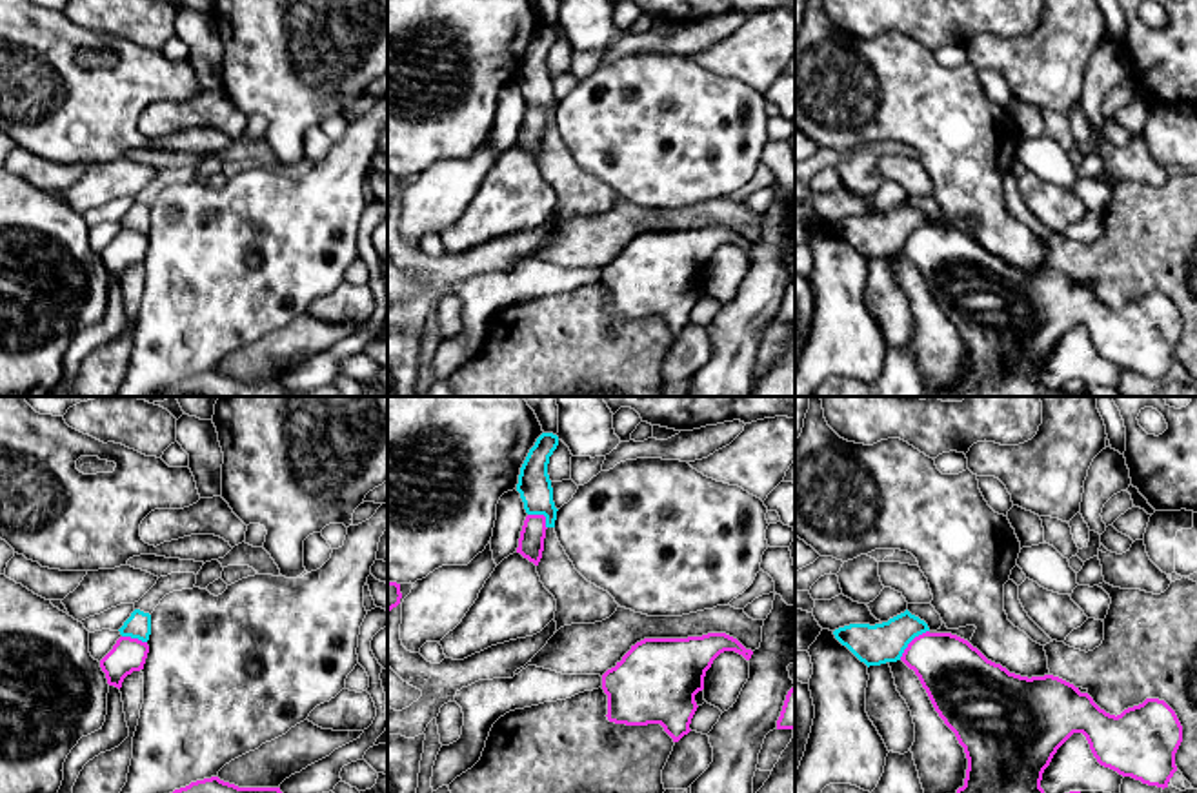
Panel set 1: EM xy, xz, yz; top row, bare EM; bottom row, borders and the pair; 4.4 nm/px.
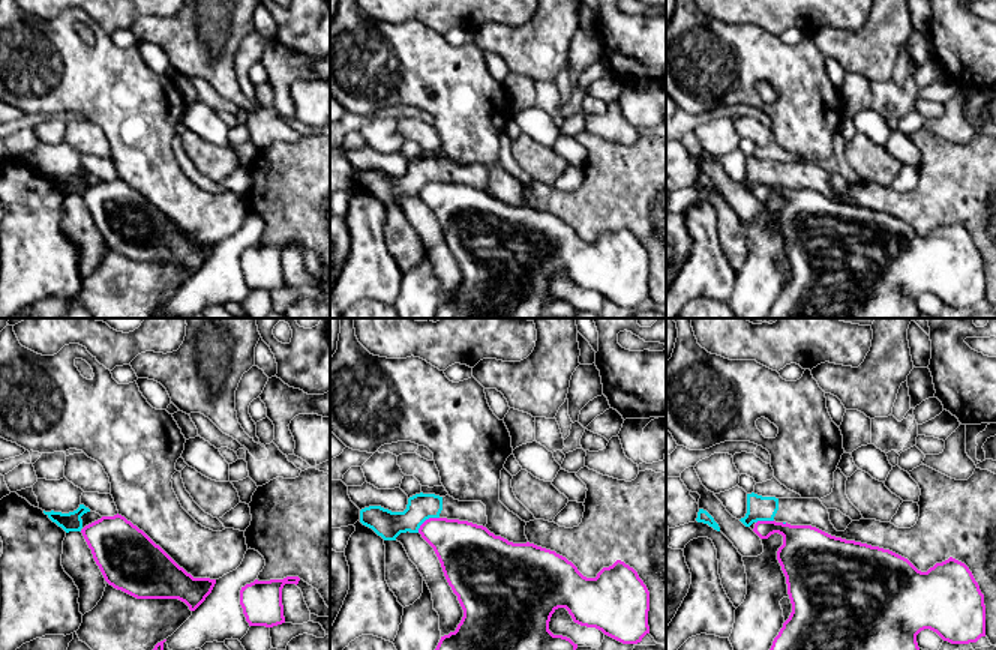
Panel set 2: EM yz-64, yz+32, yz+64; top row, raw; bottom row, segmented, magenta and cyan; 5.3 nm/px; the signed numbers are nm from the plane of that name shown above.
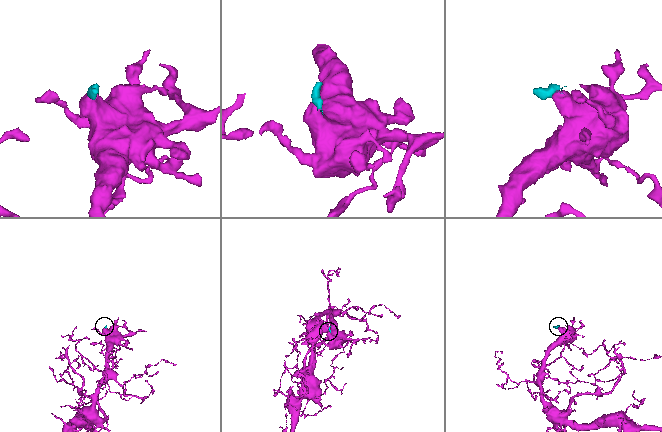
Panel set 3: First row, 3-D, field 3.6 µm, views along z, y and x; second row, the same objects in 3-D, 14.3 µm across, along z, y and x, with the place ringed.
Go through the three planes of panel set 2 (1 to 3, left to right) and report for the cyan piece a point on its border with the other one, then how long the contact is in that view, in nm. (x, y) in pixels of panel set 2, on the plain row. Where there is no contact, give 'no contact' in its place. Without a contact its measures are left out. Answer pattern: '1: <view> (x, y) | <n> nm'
1: no contact
2: yz+32 (426, 183) | 150 nm
3: yz+64 (764, 185) | 100 nm

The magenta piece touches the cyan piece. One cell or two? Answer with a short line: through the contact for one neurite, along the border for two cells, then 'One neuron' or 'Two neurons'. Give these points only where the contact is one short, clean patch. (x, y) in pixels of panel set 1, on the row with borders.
Line: yz (928, 630), (919, 633), (899, 659). Two neurons

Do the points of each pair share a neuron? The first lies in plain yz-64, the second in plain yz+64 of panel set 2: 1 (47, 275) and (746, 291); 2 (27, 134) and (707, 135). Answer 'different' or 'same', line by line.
1: different
2: different

